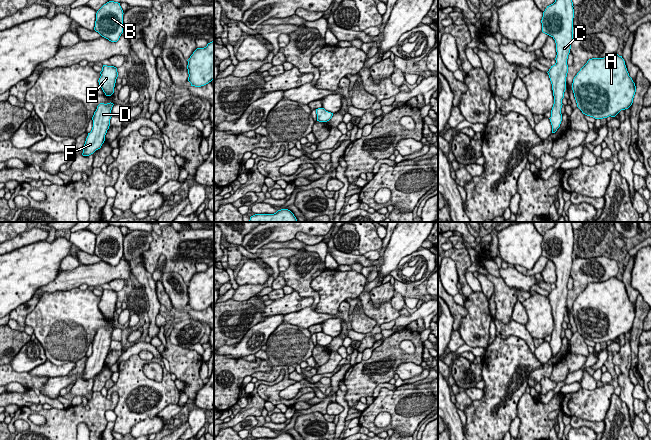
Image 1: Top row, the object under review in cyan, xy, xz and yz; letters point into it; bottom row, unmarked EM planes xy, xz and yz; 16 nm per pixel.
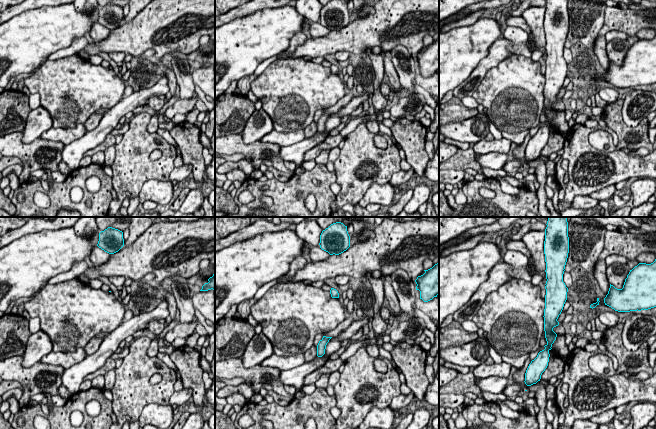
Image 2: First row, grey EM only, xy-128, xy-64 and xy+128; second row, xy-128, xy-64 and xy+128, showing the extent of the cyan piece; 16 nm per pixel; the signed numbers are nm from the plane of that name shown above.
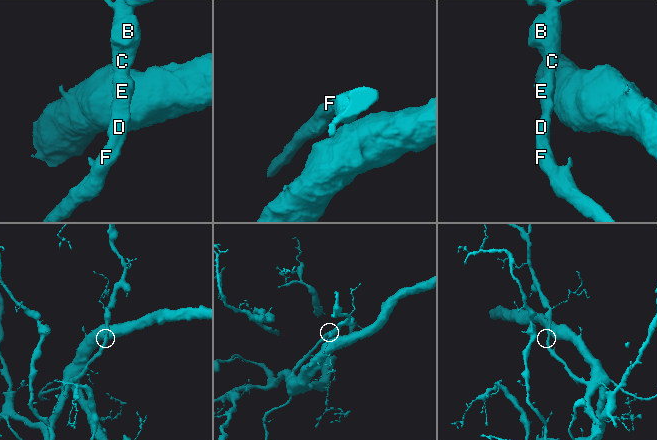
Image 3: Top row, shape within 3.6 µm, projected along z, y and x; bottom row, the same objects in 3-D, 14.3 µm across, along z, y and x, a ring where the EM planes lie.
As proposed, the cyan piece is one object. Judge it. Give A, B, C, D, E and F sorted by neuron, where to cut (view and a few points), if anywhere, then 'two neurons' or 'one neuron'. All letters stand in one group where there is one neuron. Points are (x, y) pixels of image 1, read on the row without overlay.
groups A B C D E F; cut none; one neuron

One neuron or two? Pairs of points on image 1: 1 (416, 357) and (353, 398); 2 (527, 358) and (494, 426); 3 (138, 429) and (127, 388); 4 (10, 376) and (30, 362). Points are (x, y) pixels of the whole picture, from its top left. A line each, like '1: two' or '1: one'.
1: one
2: one
3: two
4: two

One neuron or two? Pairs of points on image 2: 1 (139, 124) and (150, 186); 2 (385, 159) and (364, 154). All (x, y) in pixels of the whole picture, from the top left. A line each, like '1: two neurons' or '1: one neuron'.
1: two neurons
2: one neuron

